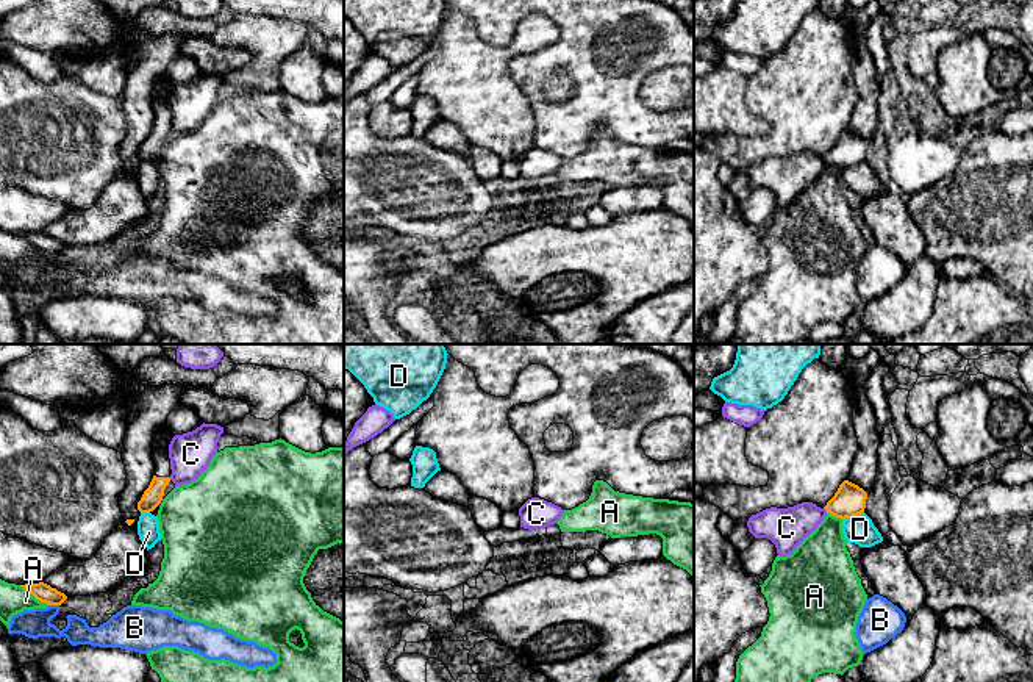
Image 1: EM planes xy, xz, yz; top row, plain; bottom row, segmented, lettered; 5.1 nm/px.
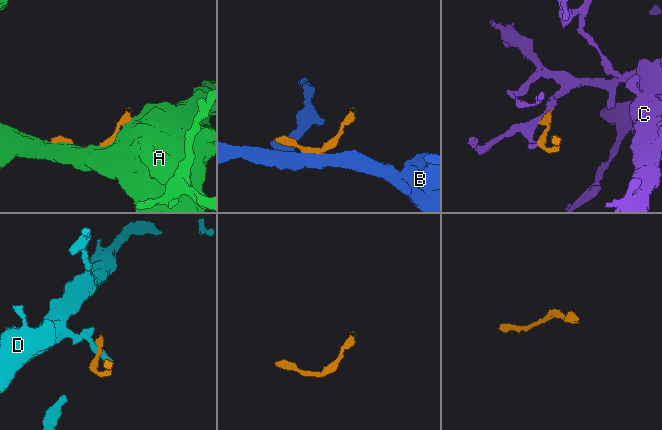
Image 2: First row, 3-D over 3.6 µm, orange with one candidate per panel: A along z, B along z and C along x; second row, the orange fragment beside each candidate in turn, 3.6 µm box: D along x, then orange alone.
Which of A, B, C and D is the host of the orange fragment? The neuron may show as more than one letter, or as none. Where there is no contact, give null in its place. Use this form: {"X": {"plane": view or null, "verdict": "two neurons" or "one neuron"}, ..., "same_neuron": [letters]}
{"A": {"plane": "xy", "verdict": "two neurons"}, "B": {"plane": "xy", "verdict": "two neurons"}, "C": {"plane": "yz", "verdict": "two neurons"}, "D": {"plane": "yz", "verdict": "two neurons"}, "same_neuron": []}

